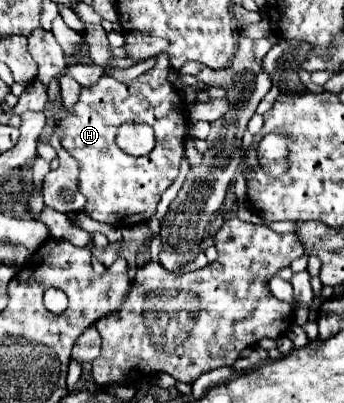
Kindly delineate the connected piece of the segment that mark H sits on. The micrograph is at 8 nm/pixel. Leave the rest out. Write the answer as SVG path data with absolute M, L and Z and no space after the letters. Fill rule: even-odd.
M157 55L157 65L127 85L103 75L95 85L81 89L79 101L71 109L55 113L55 121L63 121L65 127L61 145L79 163L79 191L87 197L83 209L87 217L115 227L147 223L157 213L161 193L177 179L189 115L181 91L167 79L169 69L167 55ZM127 121L153 127L155 147L151 153L133 157L115 143L119 125Z

